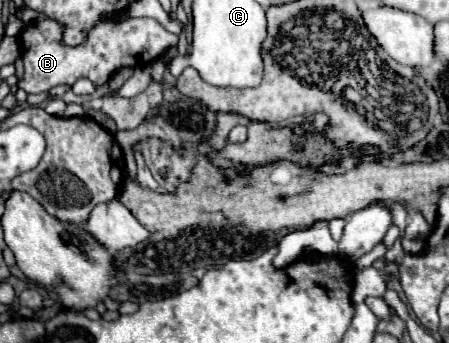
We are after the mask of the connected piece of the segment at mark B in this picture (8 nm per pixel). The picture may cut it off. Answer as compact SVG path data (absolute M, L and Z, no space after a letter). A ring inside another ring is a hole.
M38 18L20 30L18 40L24 60L24 78L18 80L18 88L28 94L42 94L60 84L72 86L78 78L90 78L94 86L102 88L120 68L136 68L142 64L142 58L144 64L152 64L178 42L178 36L164 30L164 26L154 18L128 18L126 22L100 22L92 28L86 44L64 48L60 44L60 26L54 20Z

